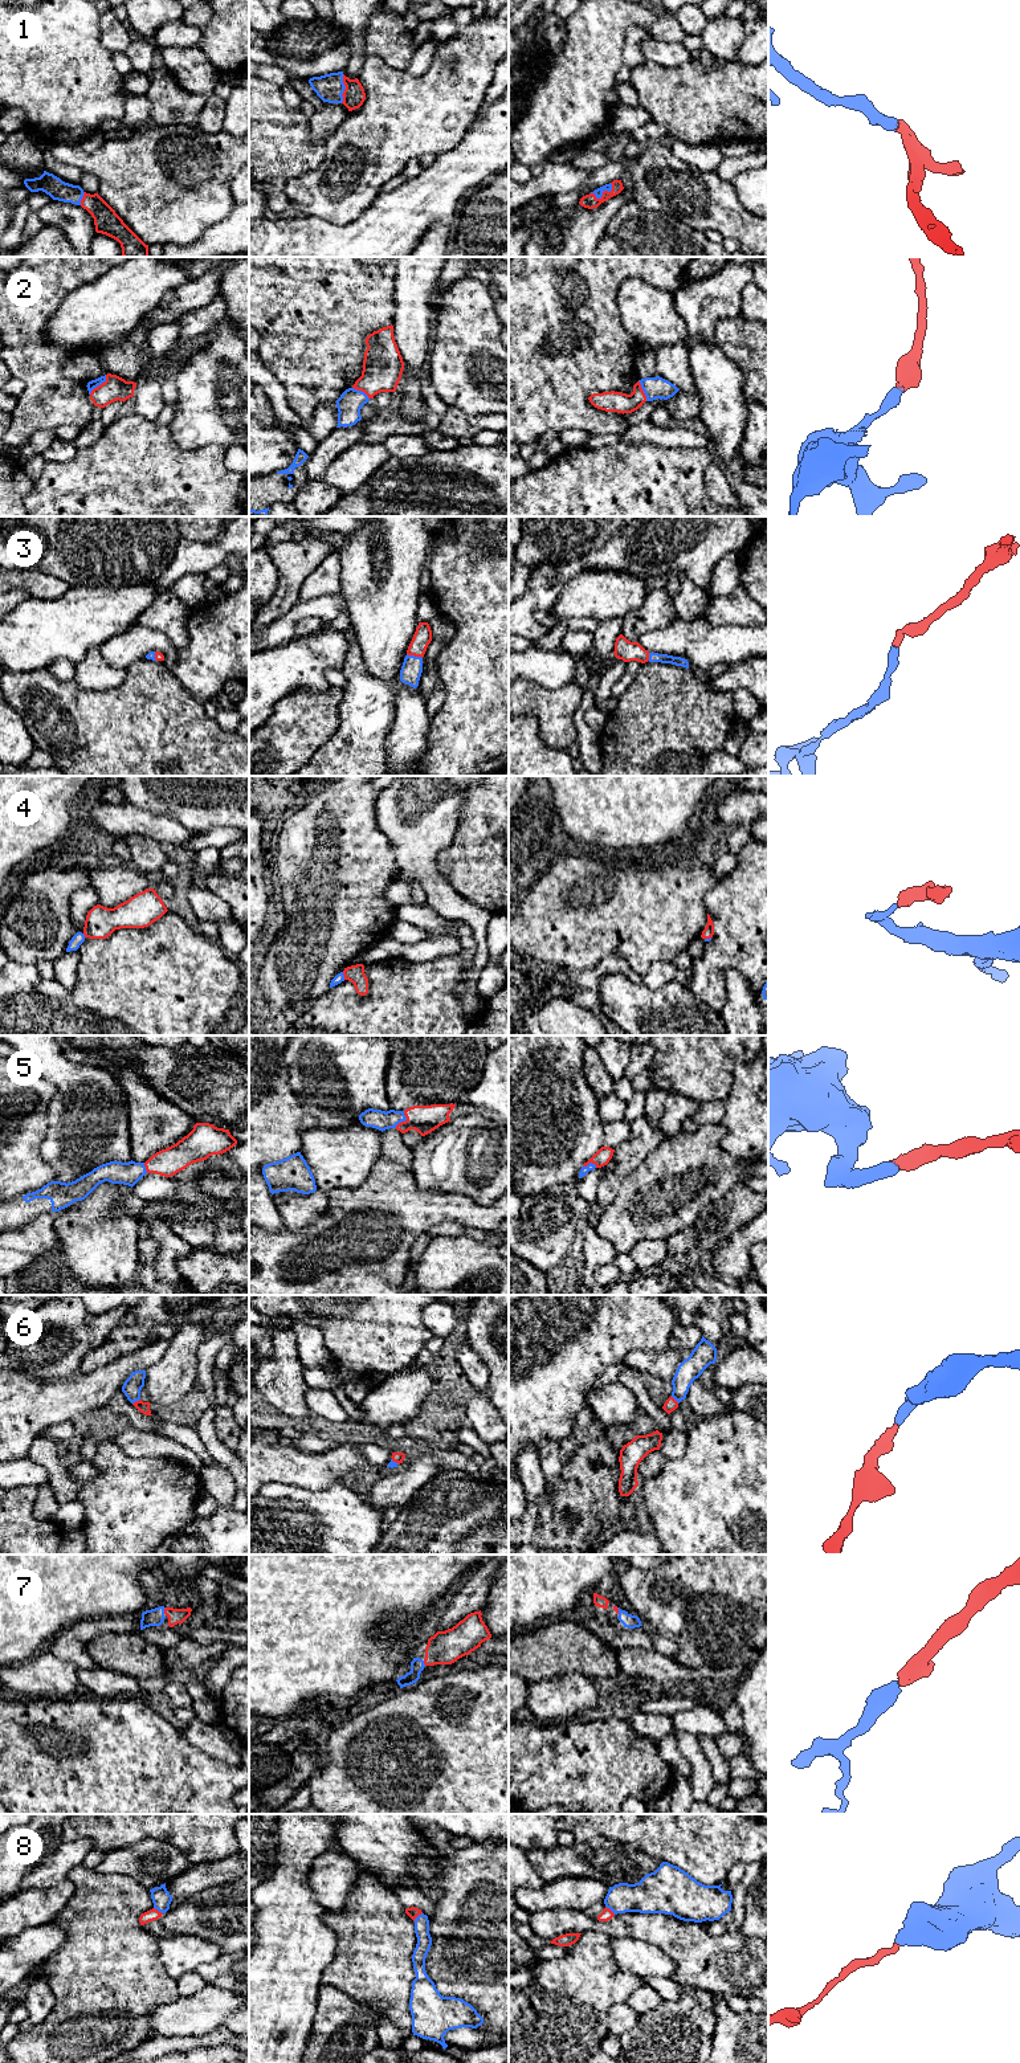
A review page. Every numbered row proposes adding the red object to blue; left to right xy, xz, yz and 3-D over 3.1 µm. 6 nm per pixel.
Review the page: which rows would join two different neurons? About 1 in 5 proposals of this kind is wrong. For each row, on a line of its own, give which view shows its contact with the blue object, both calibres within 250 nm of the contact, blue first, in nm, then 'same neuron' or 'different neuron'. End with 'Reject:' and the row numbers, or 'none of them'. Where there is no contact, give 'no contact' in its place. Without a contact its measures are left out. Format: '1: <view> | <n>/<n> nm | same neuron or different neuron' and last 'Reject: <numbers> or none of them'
1: yz | 50/90 nm | same neuron
2: xy | 50/150 nm | same neuron
3: xz | 130/110 nm | same neuron
4: xz | 60/110 nm | same neuron
5: xz | 120/170 nm | same neuron
6: xy | 120/70 nm | same neuron
7: xy | 110/100 nm | same neuron
8: xz | 100/70 nm | same neuron
Reject: none of them

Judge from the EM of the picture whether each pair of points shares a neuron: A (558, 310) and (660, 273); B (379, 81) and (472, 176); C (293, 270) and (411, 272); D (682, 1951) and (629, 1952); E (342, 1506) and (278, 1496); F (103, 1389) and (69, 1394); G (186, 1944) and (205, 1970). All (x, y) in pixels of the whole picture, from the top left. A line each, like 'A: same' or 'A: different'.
A: same
B: different
C: different
D: different
E: same
F: same
G: different

